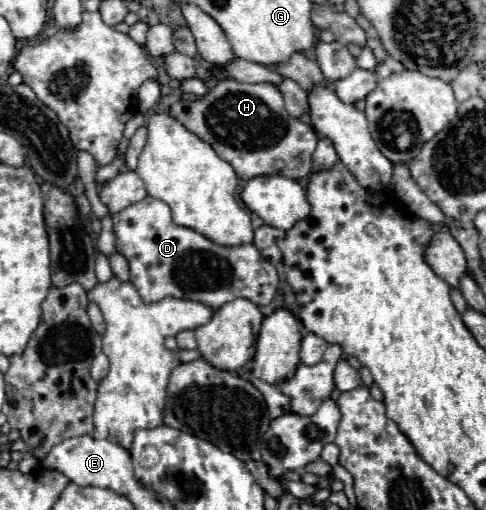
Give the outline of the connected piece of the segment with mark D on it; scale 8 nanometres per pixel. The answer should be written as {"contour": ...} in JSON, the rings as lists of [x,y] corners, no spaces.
{"contour":[[[147,196],[145,200],[131,204],[129,208],[123,208],[113,216],[113,234],[115,234],[115,248],[121,252],[131,270],[131,284],[137,288],[139,296],[147,302],[153,304],[163,298],[187,298],[187,300],[199,300],[207,306],[221,308],[227,302],[233,302],[237,298],[247,298],[257,306],[267,306],[279,286],[279,276],[273,264],[265,260],[253,244],[245,246],[217,246],[211,240],[207,240],[203,234],[183,228],[171,222],[171,210],[165,202]]]}

